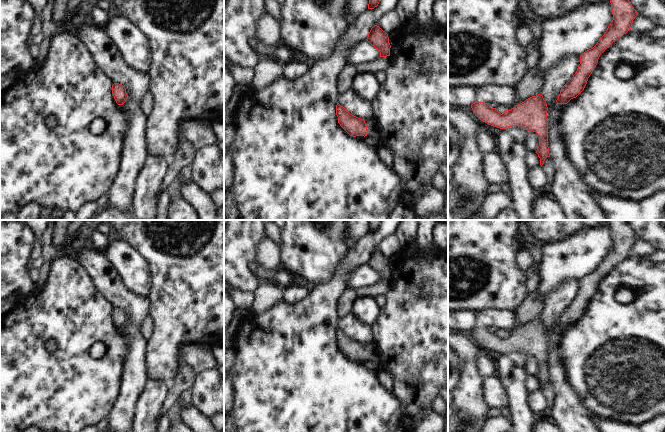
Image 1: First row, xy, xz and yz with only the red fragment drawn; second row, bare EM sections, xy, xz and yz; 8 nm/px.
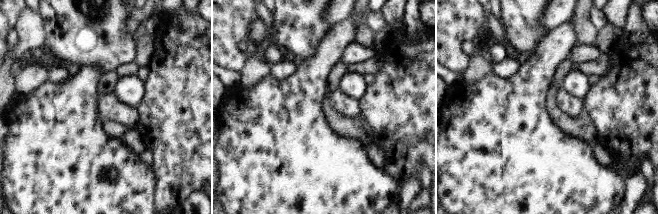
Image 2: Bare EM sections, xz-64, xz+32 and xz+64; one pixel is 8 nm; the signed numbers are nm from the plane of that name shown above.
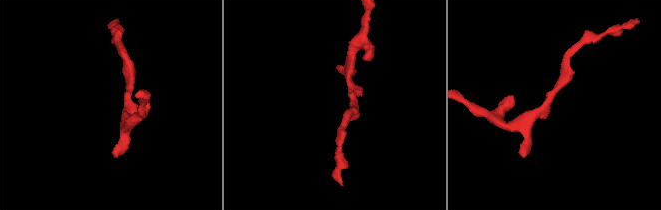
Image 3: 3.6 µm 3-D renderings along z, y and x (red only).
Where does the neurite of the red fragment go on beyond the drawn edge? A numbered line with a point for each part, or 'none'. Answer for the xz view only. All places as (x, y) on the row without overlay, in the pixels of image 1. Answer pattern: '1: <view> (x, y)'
1: xz (372, 350)

